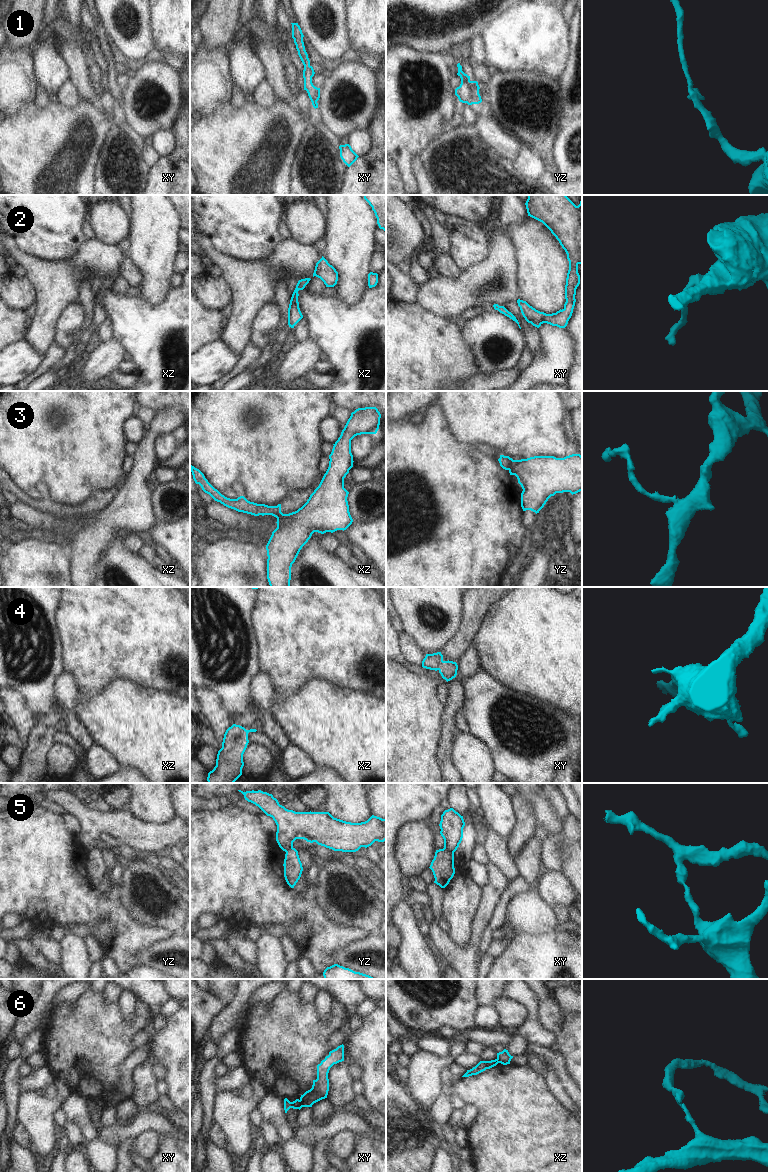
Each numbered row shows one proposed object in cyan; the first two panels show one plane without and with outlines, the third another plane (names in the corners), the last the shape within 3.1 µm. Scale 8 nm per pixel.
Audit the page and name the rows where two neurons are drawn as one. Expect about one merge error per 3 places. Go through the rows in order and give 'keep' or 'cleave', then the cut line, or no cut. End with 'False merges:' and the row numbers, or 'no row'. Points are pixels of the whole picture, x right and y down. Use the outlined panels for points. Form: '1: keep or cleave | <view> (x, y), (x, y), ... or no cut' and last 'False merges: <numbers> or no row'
1: keep | no cut
2: keep | no cut
3: cleave | yz (513, 460), (508, 469)
4: keep | no cut
5: cleave | xy (443, 848), (453, 852)
6: cleave | xy (299, 1100), (303, 1106)
False merges: 3, 5, 6

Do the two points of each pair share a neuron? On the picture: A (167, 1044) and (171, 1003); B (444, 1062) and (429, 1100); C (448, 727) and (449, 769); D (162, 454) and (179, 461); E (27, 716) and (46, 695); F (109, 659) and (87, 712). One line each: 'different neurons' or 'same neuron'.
A: different neurons
B: same neuron
C: same neuron
D: different neurons
E: different neurons
F: different neurons

